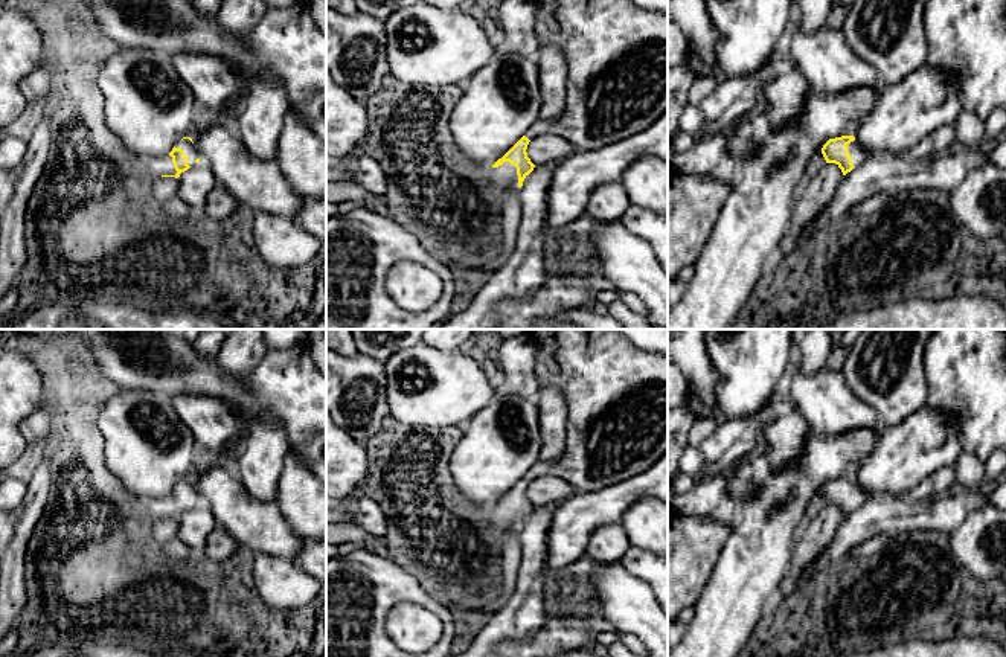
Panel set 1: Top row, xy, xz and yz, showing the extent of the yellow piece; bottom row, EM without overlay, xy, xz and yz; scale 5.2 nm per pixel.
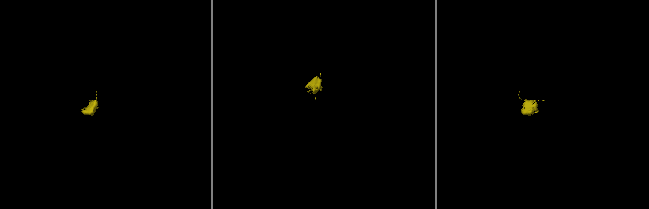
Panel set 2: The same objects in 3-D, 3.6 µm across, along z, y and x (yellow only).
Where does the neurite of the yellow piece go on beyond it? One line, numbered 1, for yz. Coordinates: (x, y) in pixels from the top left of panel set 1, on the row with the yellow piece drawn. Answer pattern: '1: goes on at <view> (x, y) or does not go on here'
1: goes on at yz (858, 154)

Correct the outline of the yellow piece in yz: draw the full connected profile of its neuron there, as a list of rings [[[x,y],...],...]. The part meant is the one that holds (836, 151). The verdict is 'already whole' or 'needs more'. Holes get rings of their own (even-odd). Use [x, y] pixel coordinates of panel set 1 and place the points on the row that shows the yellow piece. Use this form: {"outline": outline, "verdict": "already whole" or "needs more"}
{"outline": [[[854,136],[829,139],[809,160],[808,178],[815,175],[825,163],[835,163],[841,169],[843,175],[846,175],[869,157],[870,154]]], "verdict": "needs more"}

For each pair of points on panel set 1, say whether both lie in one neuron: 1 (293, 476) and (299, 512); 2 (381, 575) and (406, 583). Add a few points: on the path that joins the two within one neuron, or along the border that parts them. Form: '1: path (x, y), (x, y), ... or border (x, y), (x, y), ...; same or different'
1: path (297, 485), (299, 503); same
2: path (387, 581), (400, 583); same

